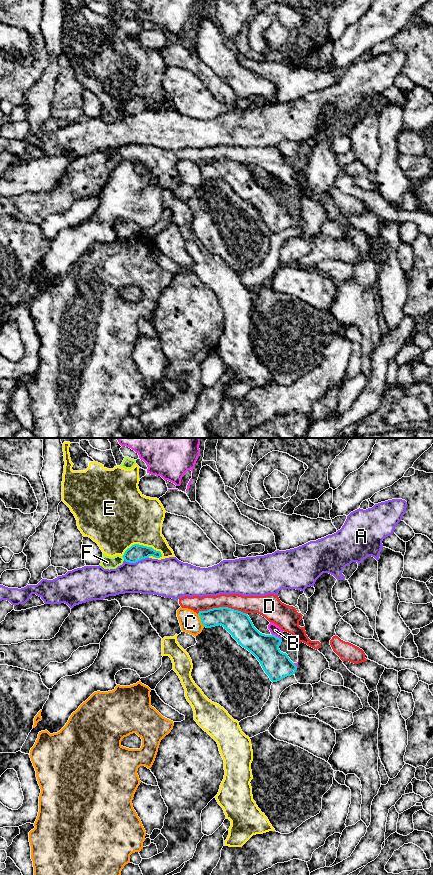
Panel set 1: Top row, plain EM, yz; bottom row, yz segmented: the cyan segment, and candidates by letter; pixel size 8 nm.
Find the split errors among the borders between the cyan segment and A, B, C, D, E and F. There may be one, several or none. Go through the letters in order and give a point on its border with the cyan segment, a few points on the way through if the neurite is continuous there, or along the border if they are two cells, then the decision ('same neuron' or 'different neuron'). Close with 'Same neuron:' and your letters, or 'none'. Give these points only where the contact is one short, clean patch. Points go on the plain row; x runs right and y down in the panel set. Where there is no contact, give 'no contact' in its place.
A: meets cyan in yz at (136, 113); different neuron
B: meets cyan in yz at (277, 189); different neuron
C: meets cyan in yz at (201, 172); different neuron
D: meets cyan in yz at (222, 159); different neuron
E: meets cyan in yz at (141, 97); different neuron
F: meets cyan in yz at (123, 109); different neuron
Same neuron: none

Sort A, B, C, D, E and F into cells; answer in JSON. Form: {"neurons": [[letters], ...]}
{"neurons": [["A"], ["B"], ["C"], ["D"], ["E"], ["F"]]}

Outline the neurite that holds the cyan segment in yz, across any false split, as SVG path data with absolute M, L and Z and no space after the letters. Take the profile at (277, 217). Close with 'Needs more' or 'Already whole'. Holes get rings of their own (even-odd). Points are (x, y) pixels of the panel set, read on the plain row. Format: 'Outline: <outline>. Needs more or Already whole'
Outline: M228 159L199 163L204 179L223 178L243 200L260 214L272 234L295 226L297 218L280 203L282 191L260 185L246 165Z. Already whole

